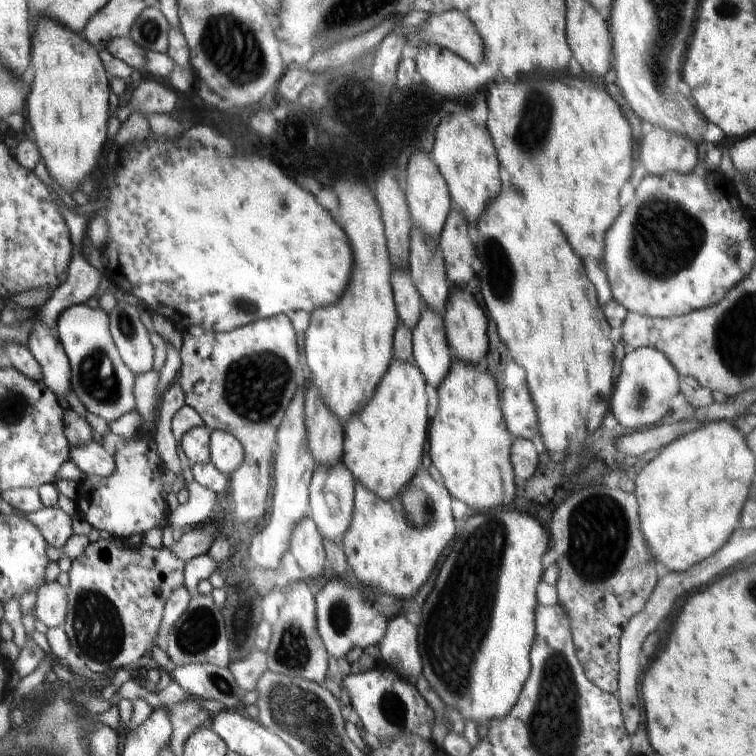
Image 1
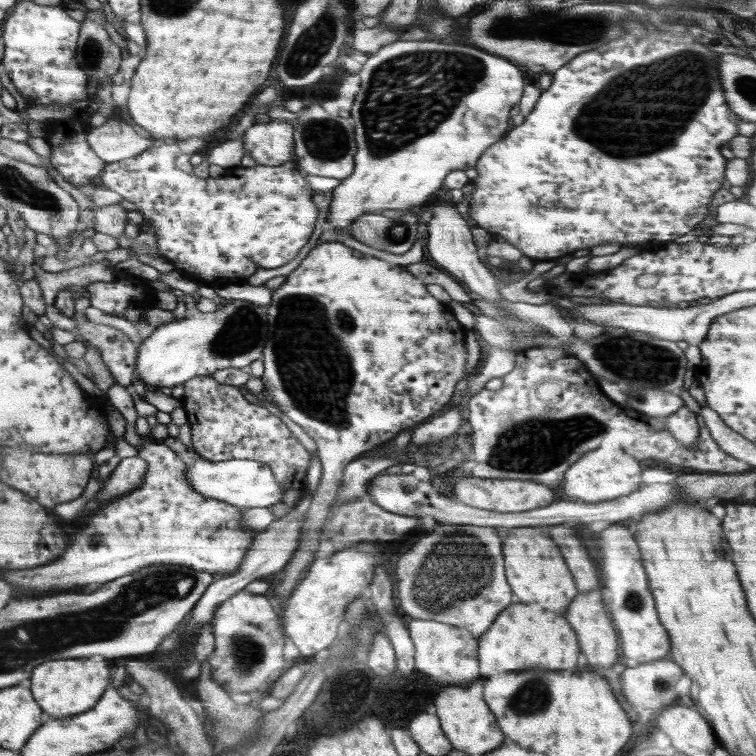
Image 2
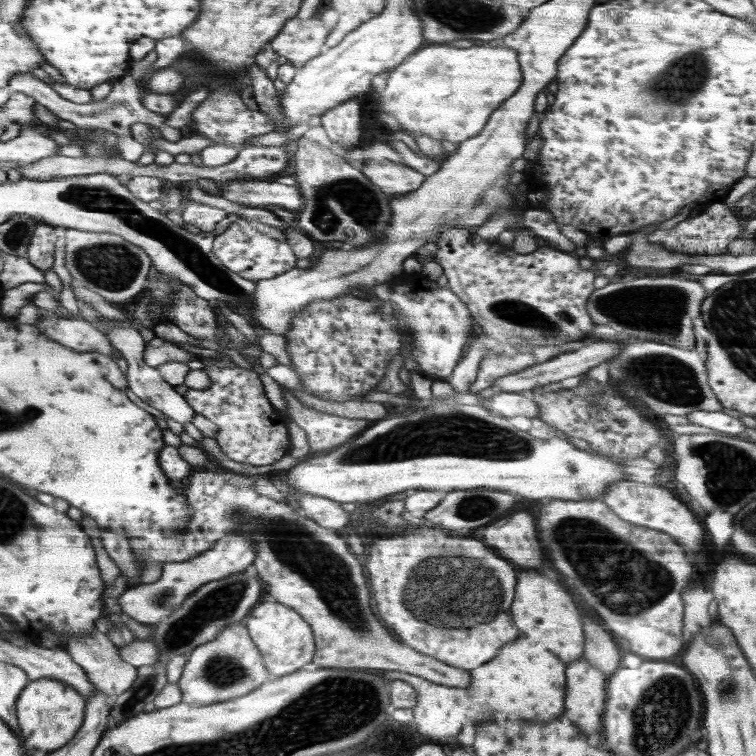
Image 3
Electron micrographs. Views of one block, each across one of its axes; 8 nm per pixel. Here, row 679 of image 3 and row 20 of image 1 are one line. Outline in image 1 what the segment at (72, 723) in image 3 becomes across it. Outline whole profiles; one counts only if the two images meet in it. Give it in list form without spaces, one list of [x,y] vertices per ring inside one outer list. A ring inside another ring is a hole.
[[[40,18],[34,26],[34,78],[26,112],[27,132],[37,142],[48,174],[74,196],[102,156],[110,116],[108,96],[108,76],[94,46],[58,20]]]

